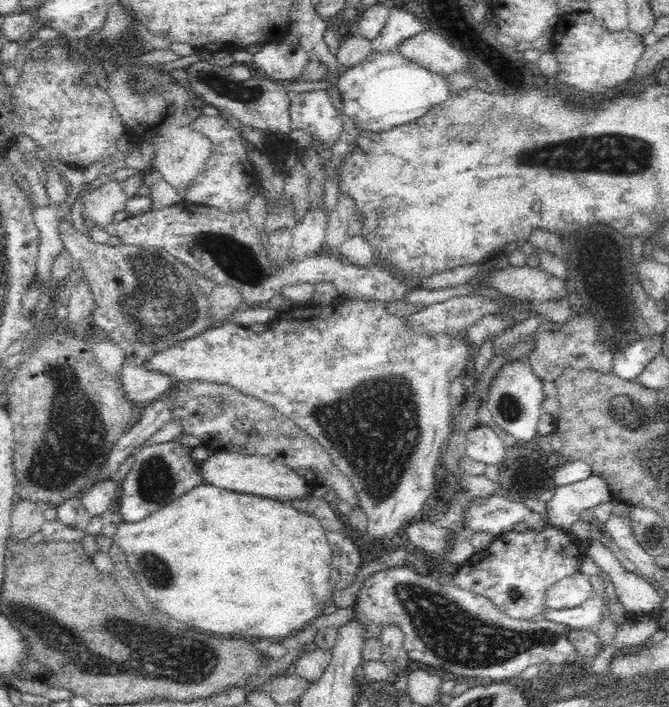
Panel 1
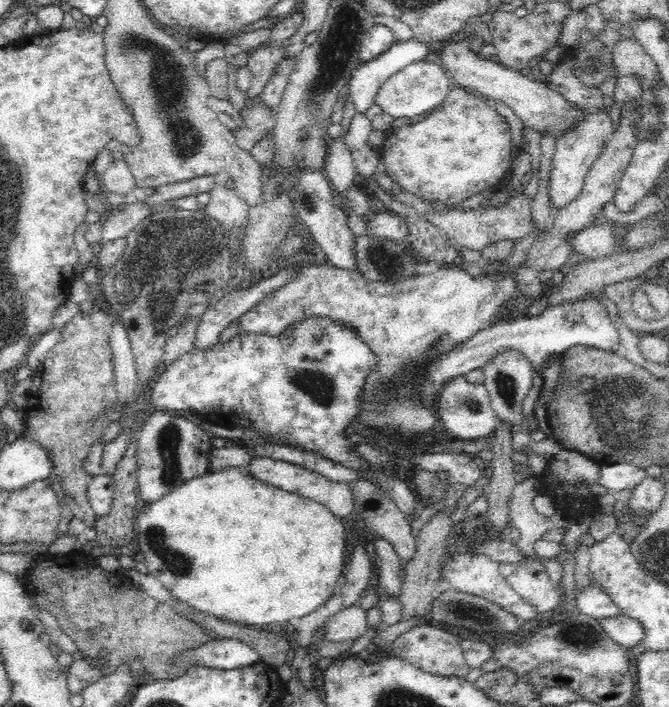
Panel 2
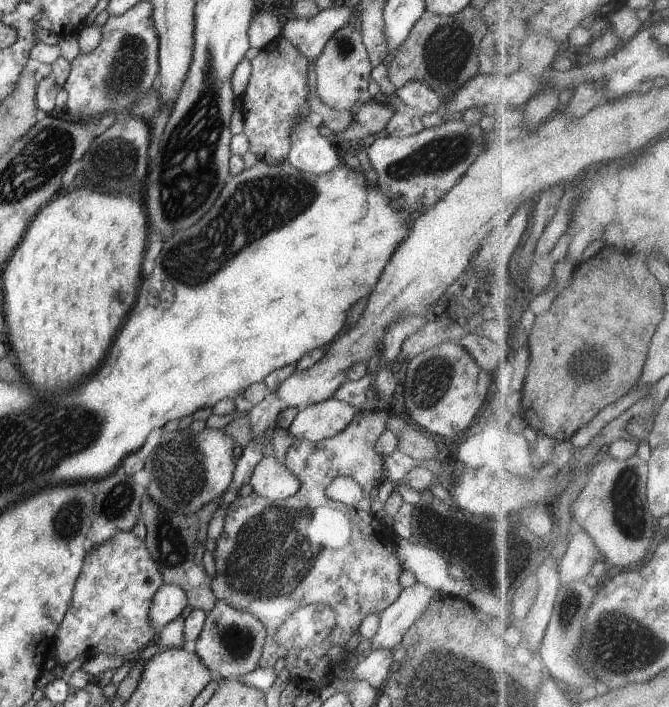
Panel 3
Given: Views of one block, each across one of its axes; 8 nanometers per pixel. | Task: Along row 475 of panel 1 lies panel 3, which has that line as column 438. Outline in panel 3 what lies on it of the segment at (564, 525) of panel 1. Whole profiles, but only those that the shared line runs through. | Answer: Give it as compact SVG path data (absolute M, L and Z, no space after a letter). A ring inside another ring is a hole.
M420 582L402 589L400 596L379 614L378 631L370 639L371 650L400 646L408 629L424 616L430 602L438 596L444 596L444 592L432 590Z

